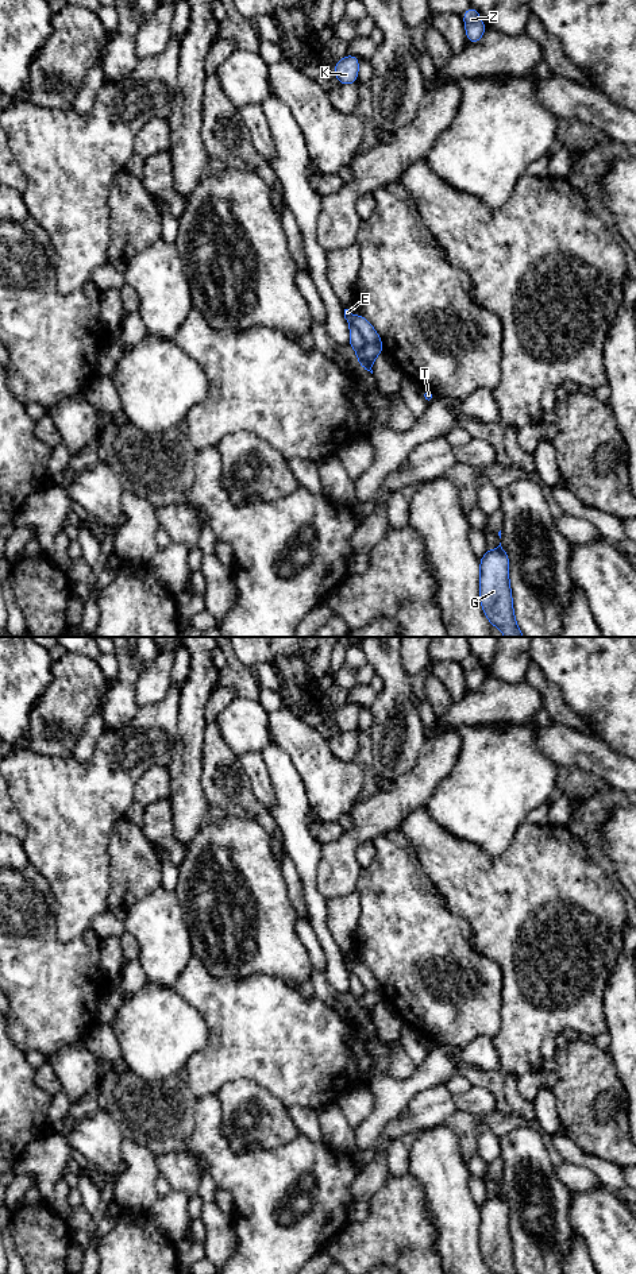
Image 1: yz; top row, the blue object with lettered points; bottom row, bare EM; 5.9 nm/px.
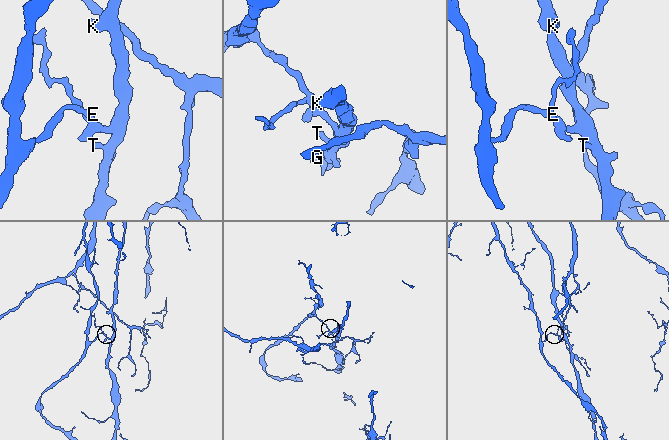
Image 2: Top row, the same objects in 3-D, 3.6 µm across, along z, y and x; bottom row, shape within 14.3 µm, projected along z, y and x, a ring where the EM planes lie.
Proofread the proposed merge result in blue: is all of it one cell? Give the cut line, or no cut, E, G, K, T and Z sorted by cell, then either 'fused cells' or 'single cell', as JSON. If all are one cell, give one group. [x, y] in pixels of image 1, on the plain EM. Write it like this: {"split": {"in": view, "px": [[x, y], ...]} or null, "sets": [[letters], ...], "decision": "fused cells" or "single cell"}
{"split": {"in": "yz", "px": [[351, 972], [363, 987], [363, 996], [361, 999]]}, "sets": [["E", "Z"], ["G", "K", "T"]], "decision": "fused cells"}

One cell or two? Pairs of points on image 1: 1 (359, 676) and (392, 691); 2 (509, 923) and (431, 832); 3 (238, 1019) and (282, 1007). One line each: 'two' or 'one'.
1: two
2: one
3: one

